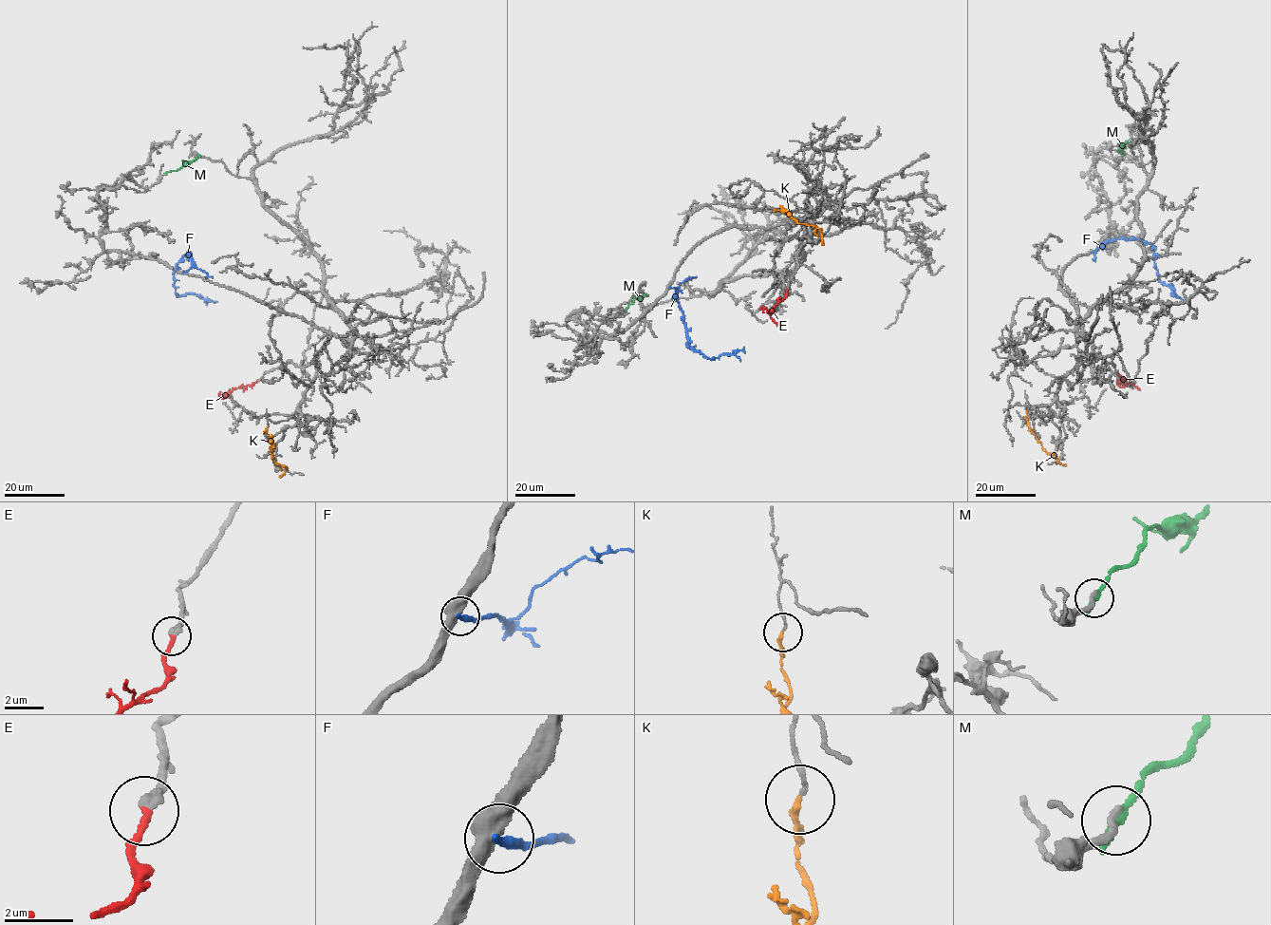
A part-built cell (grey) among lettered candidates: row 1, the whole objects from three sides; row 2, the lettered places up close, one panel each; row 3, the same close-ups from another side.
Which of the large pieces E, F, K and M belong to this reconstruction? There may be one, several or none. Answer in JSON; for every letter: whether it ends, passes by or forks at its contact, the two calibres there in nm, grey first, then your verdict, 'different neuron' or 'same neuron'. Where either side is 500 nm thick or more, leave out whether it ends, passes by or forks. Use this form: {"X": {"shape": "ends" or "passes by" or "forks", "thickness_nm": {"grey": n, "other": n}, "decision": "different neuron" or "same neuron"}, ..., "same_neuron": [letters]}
{"E": {"shape": "ends", "thickness_nm": {"grey": 360, "other": 220}, "decision": "same neuron"}, "F": {"thickness_nm": {"grey": 500, "other": 240}, "decision": "different neuron"}, "K": {"shape": "passes by", "thickness_nm": {"grey": 100, "other": 140}, "decision": "different neuron"}, "M": {"shape": "ends", "thickness_nm": {"grey": 240, "other": 280}, "decision": "different neuron"}, "same_neuron": ["E"]}

